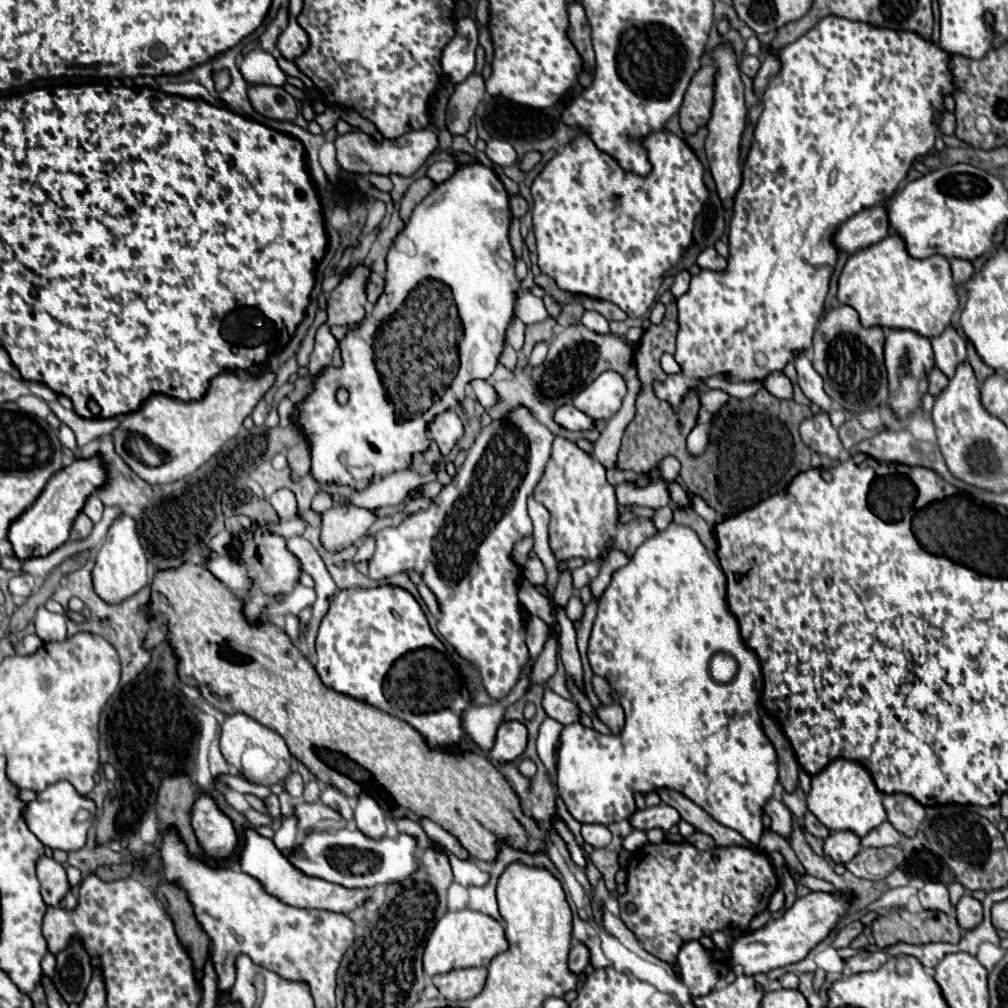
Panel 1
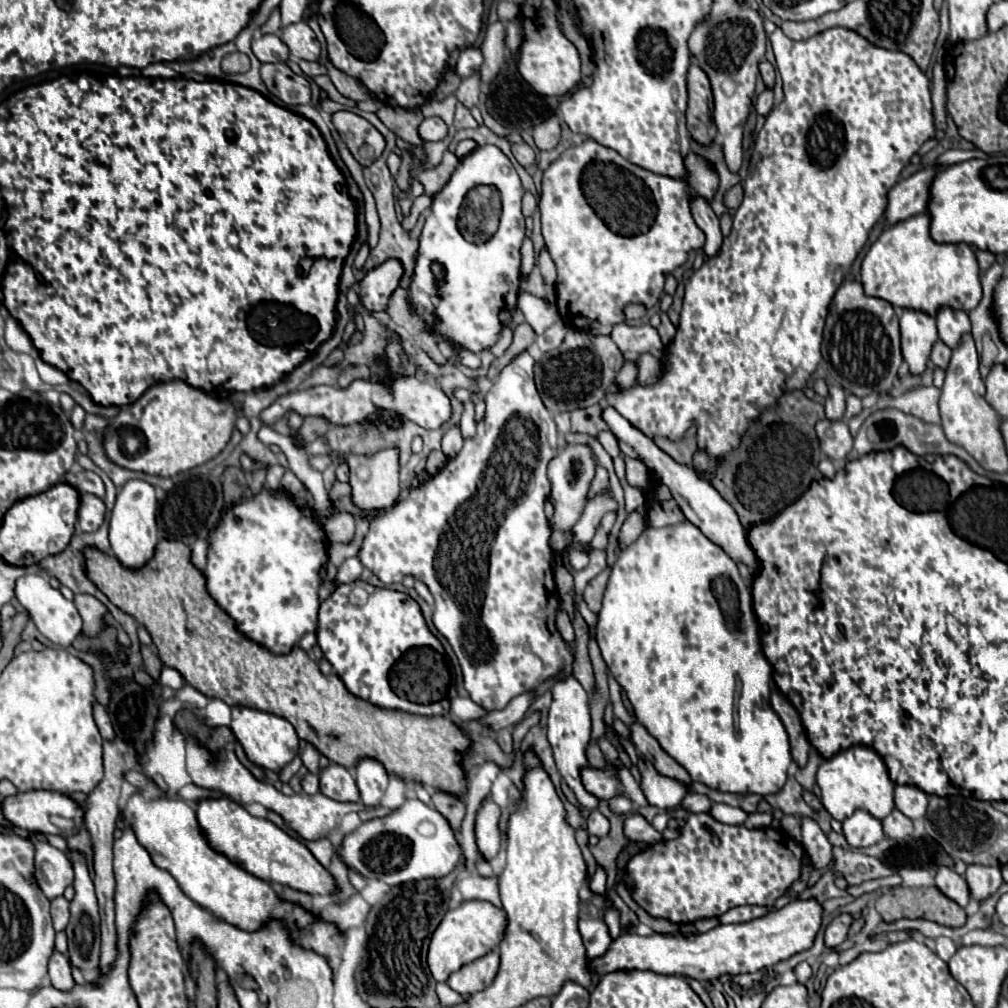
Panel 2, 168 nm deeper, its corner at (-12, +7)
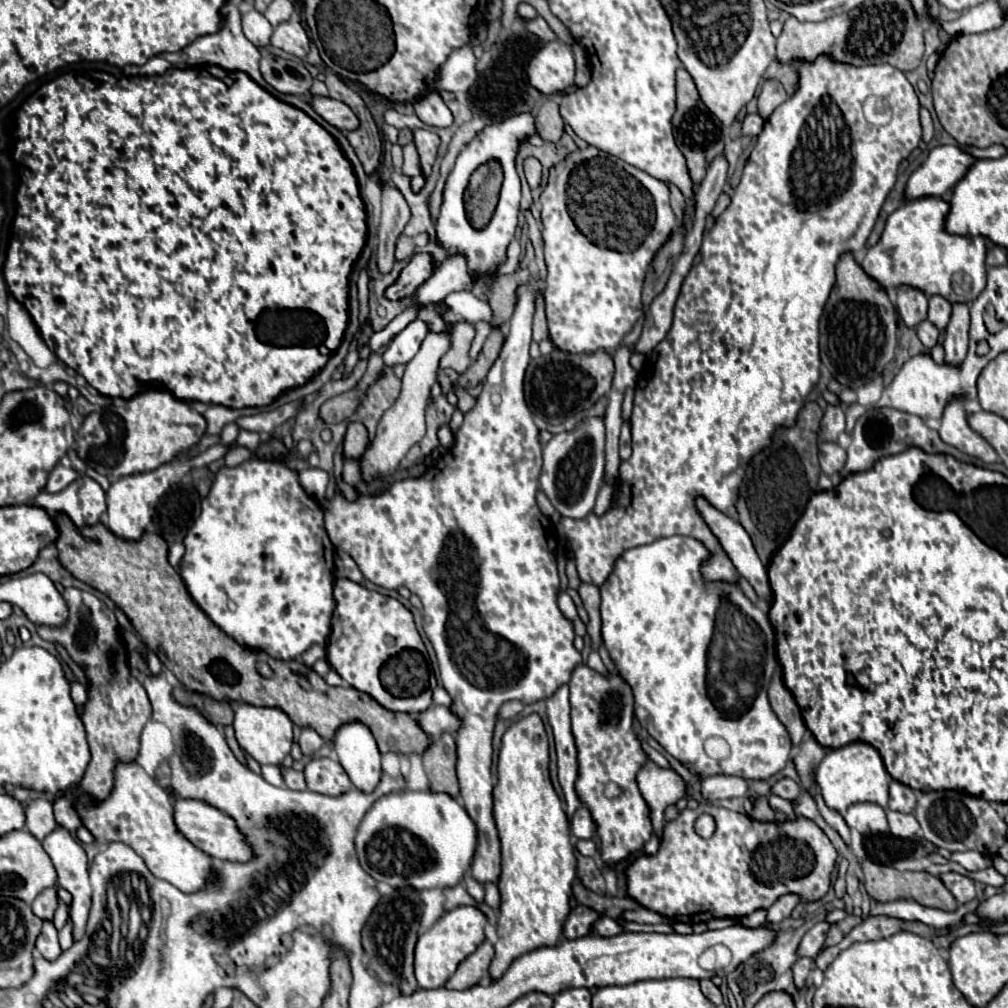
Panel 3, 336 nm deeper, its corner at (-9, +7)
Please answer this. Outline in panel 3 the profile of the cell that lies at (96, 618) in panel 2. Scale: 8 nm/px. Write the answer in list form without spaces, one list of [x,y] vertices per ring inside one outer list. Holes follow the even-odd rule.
[[[66,588],[62,592],[62,598],[68,606],[66,622],[62,626],[38,626],[38,636],[48,642],[60,642],[70,654],[72,662],[76,662],[84,670],[90,684],[82,724],[86,730],[92,758],[78,790],[54,802],[56,822],[64,828],[70,828],[70,824],[76,824],[74,828],[78,828],[82,826],[82,820],[72,806],[74,798],[84,792],[96,796],[98,800],[108,796],[108,792],[112,790],[112,768],[116,766],[116,760],[132,762],[138,756],[140,732],[152,716],[152,706],[144,686],[130,674],[127,651],[118,634],[118,622],[114,612],[94,594],[78,588]]]

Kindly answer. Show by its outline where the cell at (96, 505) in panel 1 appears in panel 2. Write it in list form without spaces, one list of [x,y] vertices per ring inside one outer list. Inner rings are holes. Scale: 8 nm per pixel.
[[[83,470],[79,474],[65,474],[63,480],[67,480],[69,484],[75,484],[75,488],[79,488],[81,494],[95,494],[97,498],[105,498],[103,480],[93,472]]]

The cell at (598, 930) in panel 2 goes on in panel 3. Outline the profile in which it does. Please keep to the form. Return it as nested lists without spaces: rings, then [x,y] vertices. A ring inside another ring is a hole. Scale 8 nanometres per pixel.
[[[602,916],[600,920],[596,920],[596,922],[594,922],[592,930],[594,930],[596,934],[600,934],[600,936],[616,936],[616,934],[624,932],[624,926],[622,926],[622,924],[618,924],[616,920],[608,918],[608,916]]]

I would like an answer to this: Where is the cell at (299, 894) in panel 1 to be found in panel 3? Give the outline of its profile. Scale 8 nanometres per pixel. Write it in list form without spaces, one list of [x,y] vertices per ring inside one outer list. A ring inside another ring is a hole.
[[[174,796],[174,824],[178,832],[190,840],[198,850],[206,852],[218,860],[232,860],[232,862],[246,862],[252,858],[252,848],[244,842],[244,836],[238,832],[232,818],[224,816],[224,812],[216,812],[216,808],[208,808],[208,804],[198,800],[184,800]]]

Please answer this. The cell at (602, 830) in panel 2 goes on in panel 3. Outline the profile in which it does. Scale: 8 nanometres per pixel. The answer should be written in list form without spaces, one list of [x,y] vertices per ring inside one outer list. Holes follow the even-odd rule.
[[[580,806],[570,818],[570,832],[574,838],[594,838],[596,828],[592,828],[592,816],[588,816],[584,806]]]

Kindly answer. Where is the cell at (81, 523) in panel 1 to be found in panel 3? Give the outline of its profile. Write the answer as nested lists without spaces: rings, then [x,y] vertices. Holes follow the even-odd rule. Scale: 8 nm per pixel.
[[[80,476],[64,492],[40,492],[32,504],[50,516],[64,512],[76,526],[94,526],[106,512],[106,492],[94,478]]]

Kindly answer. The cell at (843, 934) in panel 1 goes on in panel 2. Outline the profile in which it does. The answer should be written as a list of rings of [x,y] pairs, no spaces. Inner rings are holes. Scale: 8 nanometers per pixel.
[[[839,914],[837,918],[833,918],[833,922],[825,930],[825,944],[831,948],[841,946],[847,940],[847,932],[851,924],[853,924],[853,916],[849,914]]]

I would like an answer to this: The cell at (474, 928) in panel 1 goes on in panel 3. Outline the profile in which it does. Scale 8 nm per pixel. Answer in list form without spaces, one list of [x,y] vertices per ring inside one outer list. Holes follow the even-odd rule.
[[[460,906],[454,908],[446,914],[442,914],[434,926],[424,932],[414,948],[414,976],[420,988],[430,990],[430,988],[442,988],[446,980],[454,974],[458,964],[472,954],[484,940],[484,926],[486,926],[486,916],[472,906]]]

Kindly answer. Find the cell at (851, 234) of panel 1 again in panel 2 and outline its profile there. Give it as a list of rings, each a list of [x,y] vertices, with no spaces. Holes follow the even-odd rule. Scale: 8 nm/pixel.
[[[935,168],[921,170],[907,180],[895,184],[887,194],[887,208],[885,208],[885,222],[887,226],[893,226],[901,220],[907,220],[911,216],[923,214],[927,210],[929,200],[929,186],[935,176]]]

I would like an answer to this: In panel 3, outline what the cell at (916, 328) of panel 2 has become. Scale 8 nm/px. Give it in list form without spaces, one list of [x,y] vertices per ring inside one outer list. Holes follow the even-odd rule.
[[[898,286],[896,290],[898,290],[896,304],[898,304],[898,312],[904,324],[914,328],[922,320],[926,320],[926,310],[928,310],[926,294],[914,286]]]

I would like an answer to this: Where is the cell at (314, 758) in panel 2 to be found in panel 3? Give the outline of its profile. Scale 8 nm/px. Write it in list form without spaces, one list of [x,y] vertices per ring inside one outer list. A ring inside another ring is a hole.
[[[302,728],[298,744],[300,744],[300,748],[302,748],[302,752],[306,756],[312,756],[324,744],[324,738],[316,730],[312,730],[312,728]]]

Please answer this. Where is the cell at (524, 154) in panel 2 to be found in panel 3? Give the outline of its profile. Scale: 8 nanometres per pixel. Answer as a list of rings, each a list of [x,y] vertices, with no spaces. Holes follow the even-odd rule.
[[[526,158],[524,160],[524,174],[526,174],[526,180],[530,184],[530,188],[538,188],[540,182],[542,182],[542,166],[536,158]]]

